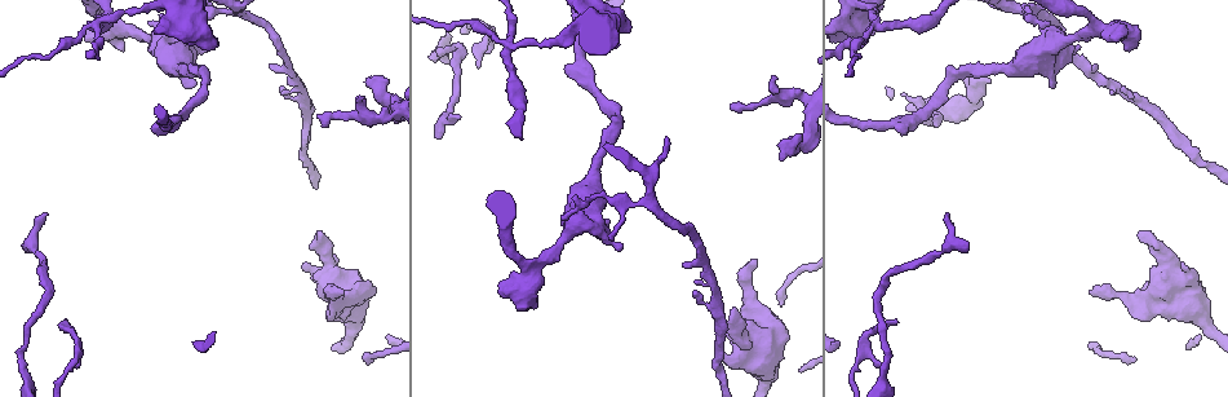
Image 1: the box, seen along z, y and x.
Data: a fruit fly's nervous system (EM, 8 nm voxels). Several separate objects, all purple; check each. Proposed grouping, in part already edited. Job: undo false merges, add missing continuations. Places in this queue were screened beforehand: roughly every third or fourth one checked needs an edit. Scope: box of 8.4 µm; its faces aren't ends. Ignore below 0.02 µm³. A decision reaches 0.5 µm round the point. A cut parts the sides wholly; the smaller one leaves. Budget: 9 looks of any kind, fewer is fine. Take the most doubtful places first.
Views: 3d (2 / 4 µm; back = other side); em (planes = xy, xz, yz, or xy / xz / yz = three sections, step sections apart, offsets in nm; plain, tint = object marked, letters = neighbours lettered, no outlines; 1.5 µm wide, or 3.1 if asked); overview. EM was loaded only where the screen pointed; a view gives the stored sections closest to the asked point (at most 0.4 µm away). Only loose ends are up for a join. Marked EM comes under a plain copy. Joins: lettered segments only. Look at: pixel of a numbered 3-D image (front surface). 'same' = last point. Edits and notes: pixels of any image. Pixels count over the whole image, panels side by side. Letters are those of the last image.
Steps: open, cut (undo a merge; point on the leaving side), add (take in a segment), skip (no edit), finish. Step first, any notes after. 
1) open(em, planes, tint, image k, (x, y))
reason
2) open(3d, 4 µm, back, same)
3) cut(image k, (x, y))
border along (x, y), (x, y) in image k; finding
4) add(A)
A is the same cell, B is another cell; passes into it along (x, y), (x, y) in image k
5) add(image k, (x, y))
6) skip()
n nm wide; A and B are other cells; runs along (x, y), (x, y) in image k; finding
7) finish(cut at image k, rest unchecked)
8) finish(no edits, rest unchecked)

open(em, planes, letters, image 1, (771, 77))
free end

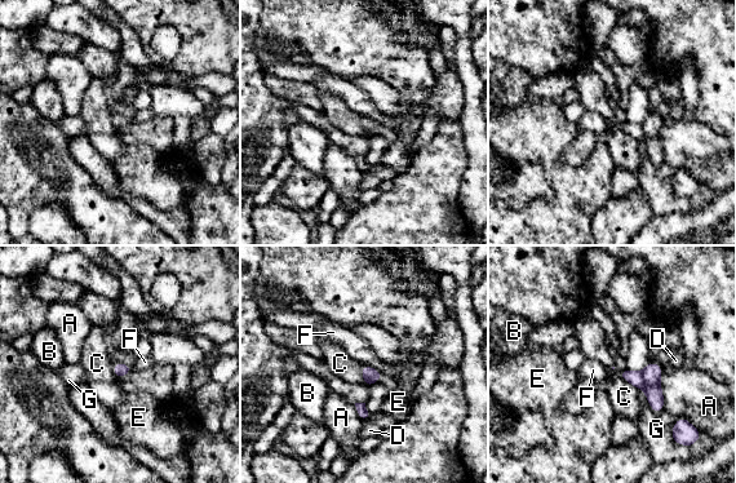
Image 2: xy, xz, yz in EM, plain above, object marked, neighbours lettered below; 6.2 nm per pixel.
skip()
A, B, C, D, E, F and G are other cells; border along (617, 372), (637, 389) in image 2; none of them fits

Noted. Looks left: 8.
open(3d, 4 µm, image 1, (317, 233))
branch stops here

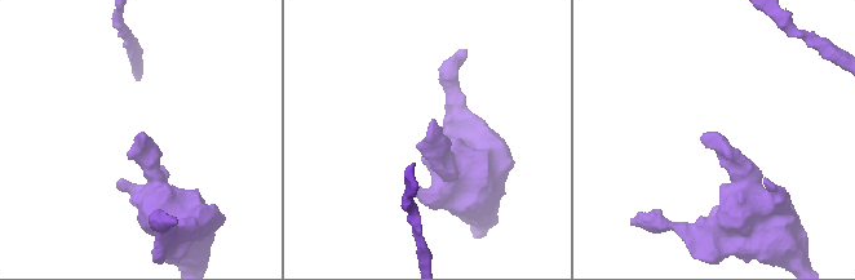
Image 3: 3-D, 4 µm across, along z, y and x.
open(em, planes, letters, image 3, (705, 136))

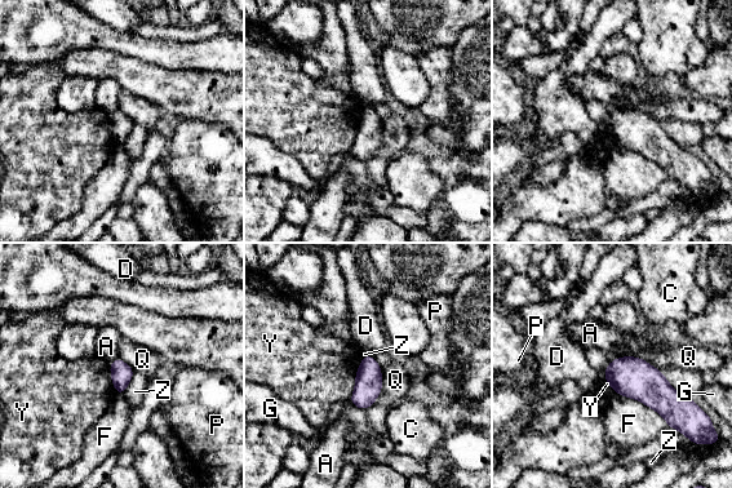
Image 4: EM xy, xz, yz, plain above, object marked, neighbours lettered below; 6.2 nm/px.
skip()
A, C, D, F, G, P, Q, Y and Z are other cells; no lettered segment goes on from it

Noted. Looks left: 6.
open(3d, 4 µm, back, image 1, (508, 45))
narrows sharply

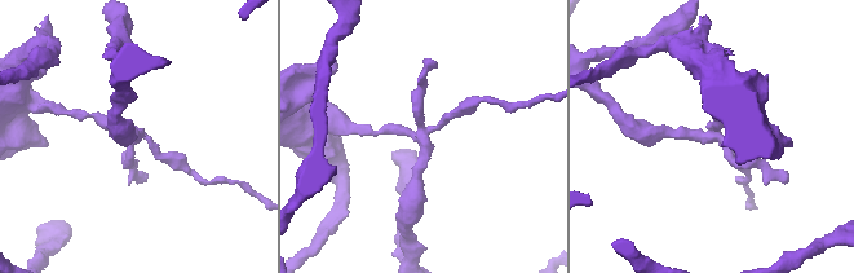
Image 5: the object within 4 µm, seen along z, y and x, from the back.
open(em, xy, step 8, tint, image 5, (423, 134))
4 arms

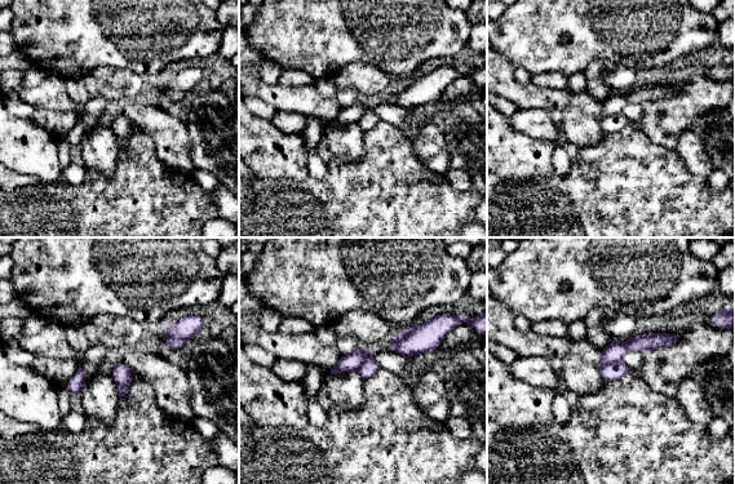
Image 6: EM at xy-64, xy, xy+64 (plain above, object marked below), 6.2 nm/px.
open(em, xz, step 8, letters, same)
another direction

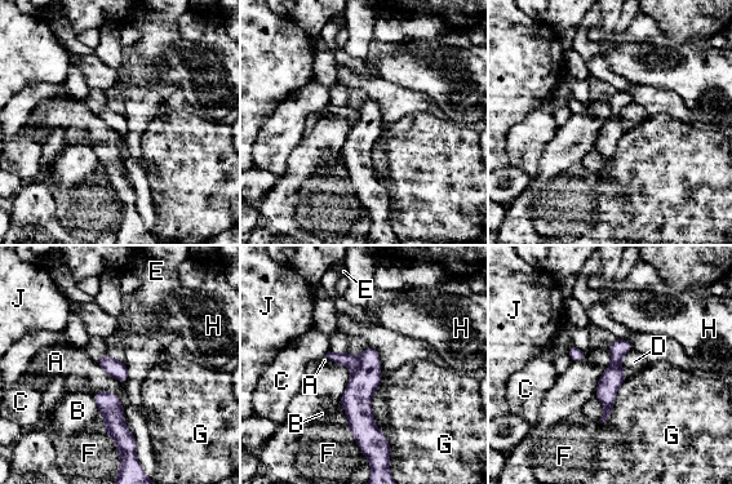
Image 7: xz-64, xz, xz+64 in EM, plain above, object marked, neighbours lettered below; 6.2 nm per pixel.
cut(image 7, (346, 359))
G touches over 320 nm; A, B, C, D, E, F, G, H and J are other cells; border along (360, 358), (360, 365), (353, 373) in image 7; a second cell is stuck on

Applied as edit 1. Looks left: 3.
open(overview)
redraw

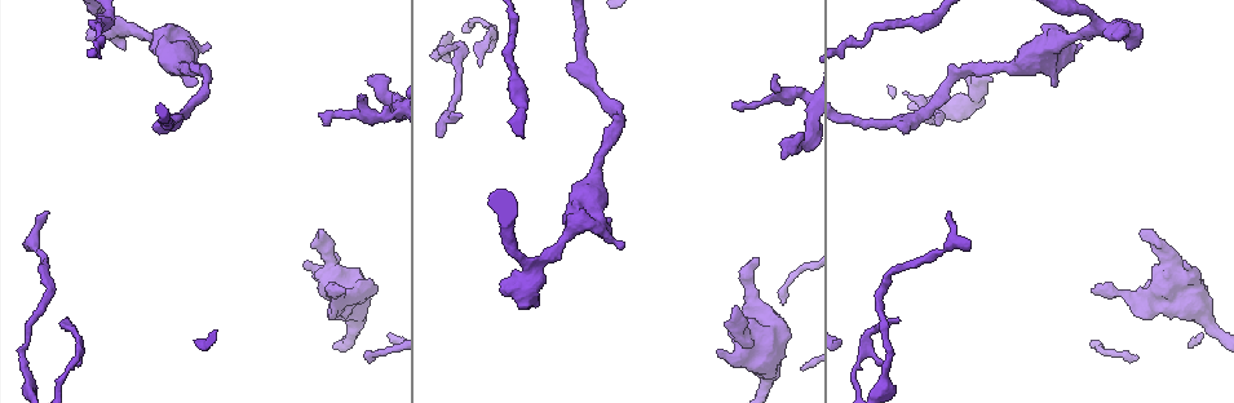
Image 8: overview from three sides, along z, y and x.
open(3d, 4 µm, image 8, (1081, 46))
free end

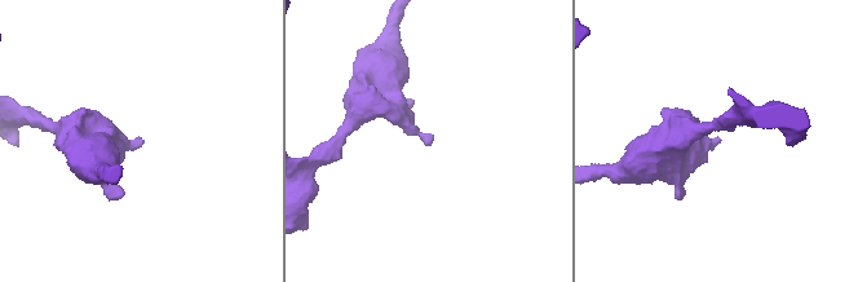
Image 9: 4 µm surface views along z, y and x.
open(em, planes, letters, image 9, (718, 139))

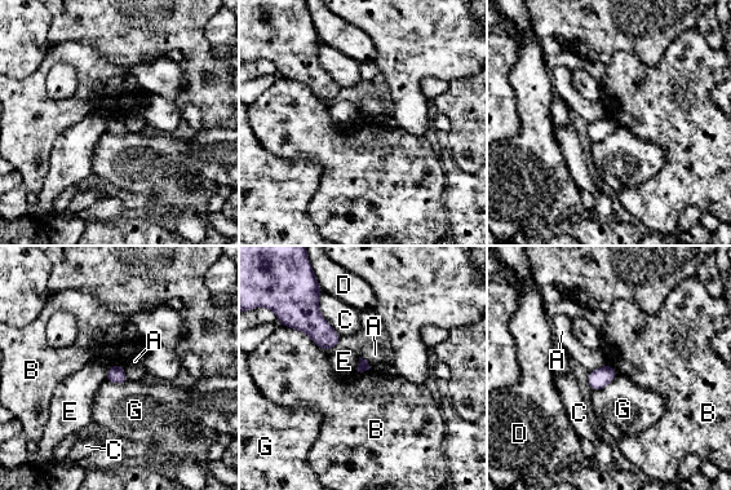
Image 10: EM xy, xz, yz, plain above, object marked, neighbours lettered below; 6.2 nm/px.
skip()
A, B, C, D, E and G are other cells; border along (284, 326), (301, 330), (323, 351) in image 10; no lettered segment goes on from it

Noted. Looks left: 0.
finish(cut at image 7, rest unchecked)

